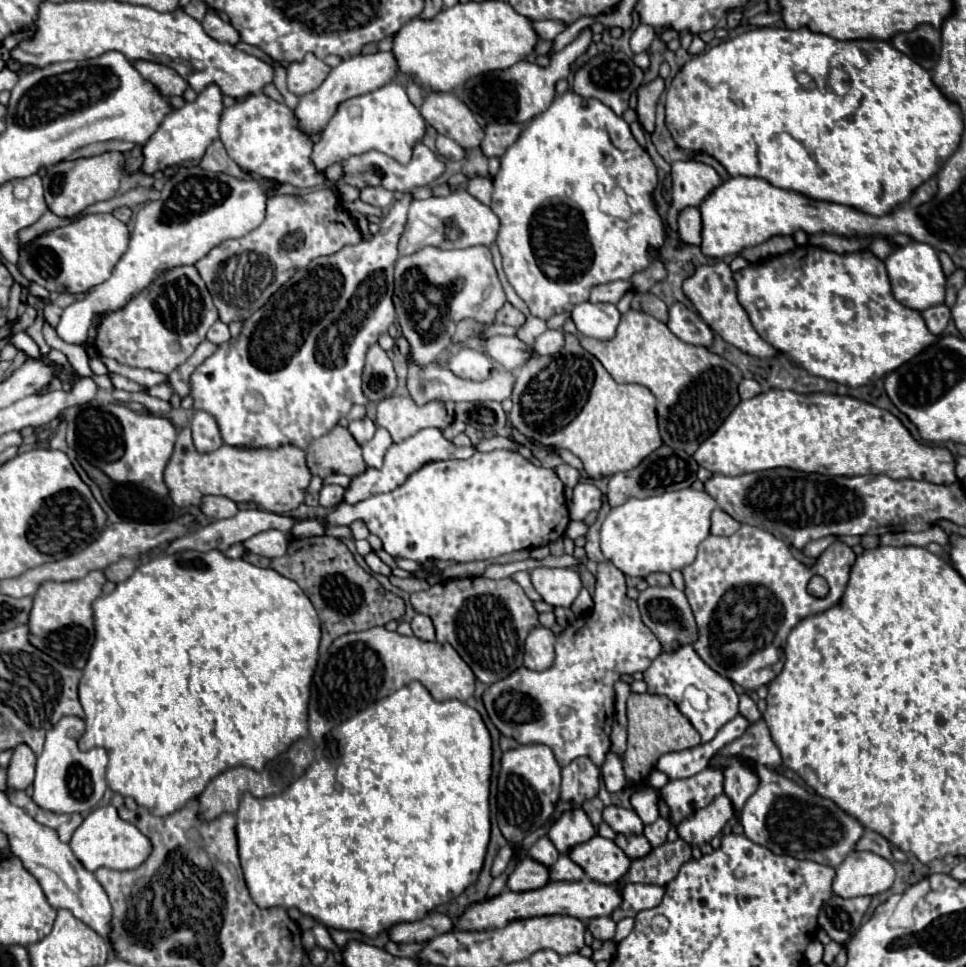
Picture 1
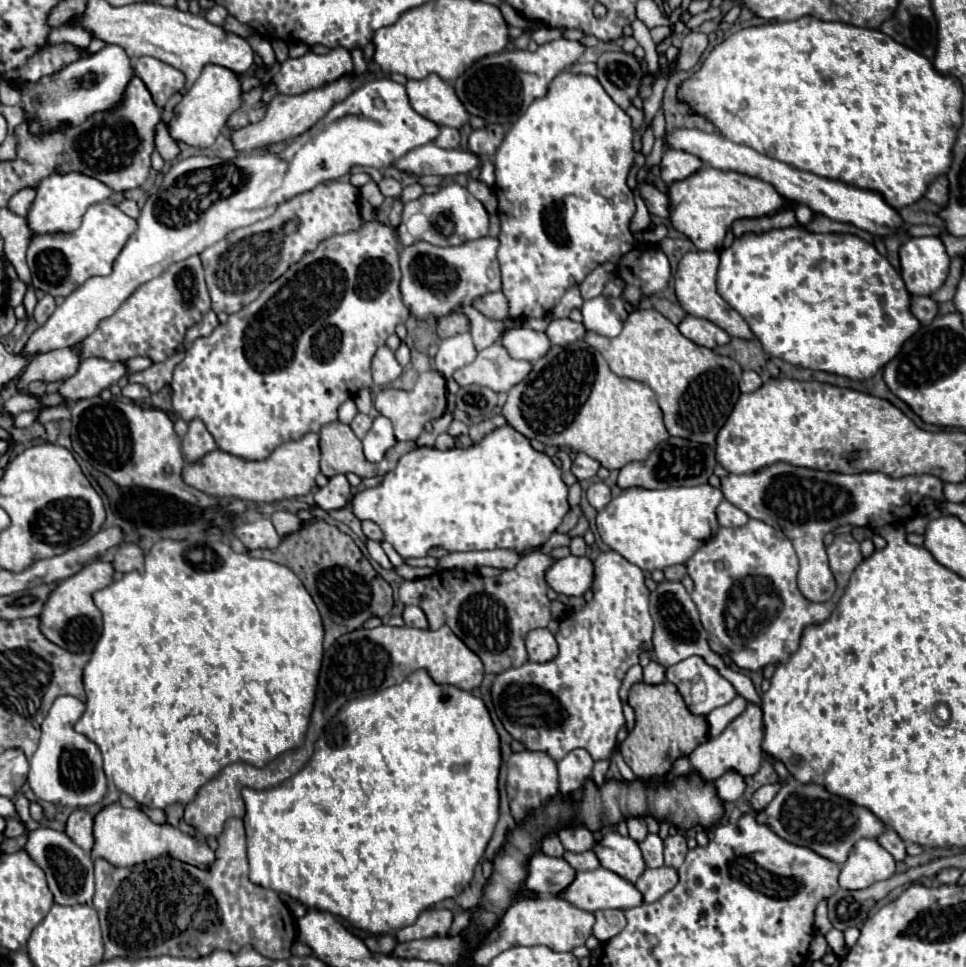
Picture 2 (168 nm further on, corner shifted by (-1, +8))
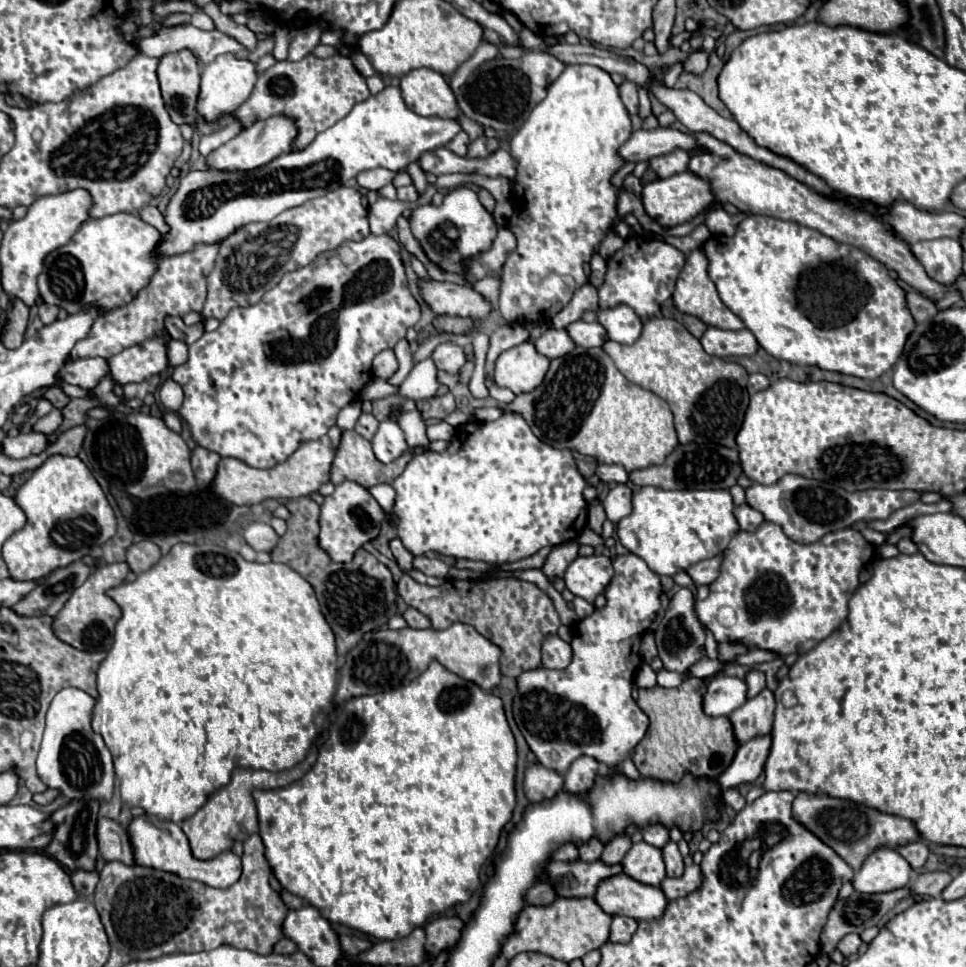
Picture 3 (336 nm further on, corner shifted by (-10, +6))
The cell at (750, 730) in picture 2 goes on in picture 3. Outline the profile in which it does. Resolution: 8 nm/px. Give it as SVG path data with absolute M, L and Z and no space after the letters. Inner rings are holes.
M763 689L757 697L749 699L743 707L735 709L729 715L729 721L733 723L735 741L743 745L755 737L769 735L773 727L773 713L775 713L773 693L769 689Z

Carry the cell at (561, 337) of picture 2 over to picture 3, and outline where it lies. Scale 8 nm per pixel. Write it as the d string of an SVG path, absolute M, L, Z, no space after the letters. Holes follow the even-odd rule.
M579 319L579 321L571 323L571 325L567 325L565 331L571 337L571 341L575 345L579 345L579 347L601 347L605 343L605 339L607 339L603 327L597 321L585 323L585 321Z

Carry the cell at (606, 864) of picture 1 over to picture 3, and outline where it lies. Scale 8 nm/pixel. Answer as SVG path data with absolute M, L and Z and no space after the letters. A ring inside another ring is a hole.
M645 841L631 845L631 849L625 853L621 861L621 867L625 875L645 885L657 887L665 877L665 865L663 865L661 851L657 847L651 847Z

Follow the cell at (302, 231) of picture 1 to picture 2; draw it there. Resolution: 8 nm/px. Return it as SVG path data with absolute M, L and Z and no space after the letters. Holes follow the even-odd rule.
M328 181L328 183L314 187L308 193L296 195L292 201L282 203L274 215L270 215L262 221L256 221L254 225L236 229L236 231L228 233L222 241L204 249L200 253L200 259L204 265L204 273L206 273L206 285L208 285L208 293L212 299L212 311L214 313L220 313L220 311L236 313L244 305L252 303L268 283L276 281L282 273L286 273L286 269L290 265L298 263L304 253L314 251L320 241L324 241L326 237L332 237L336 233L348 233L348 231L360 229L362 217L360 217L360 209L358 209L358 199L360 199L360 189L354 187L350 181Z

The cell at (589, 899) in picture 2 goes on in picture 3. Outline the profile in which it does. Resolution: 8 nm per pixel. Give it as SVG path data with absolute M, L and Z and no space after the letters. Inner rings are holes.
M625 873L603 879L597 885L595 901L609 915L625 915L637 921L657 919L667 907L667 897L659 887L639 883Z

